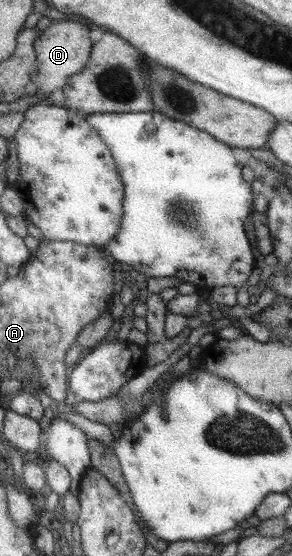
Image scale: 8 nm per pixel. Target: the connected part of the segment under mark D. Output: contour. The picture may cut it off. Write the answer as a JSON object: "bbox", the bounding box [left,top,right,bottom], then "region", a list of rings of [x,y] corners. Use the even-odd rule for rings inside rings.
{"bbox":[32,21,93,100],"region":[[[52,21],[40,36],[33,42],[36,57],[36,74],[32,74],[33,92],[40,100],[47,100],[48,96],[55,90],[61,89],[66,85],[68,77],[80,72],[88,62],[93,47],[90,38],[88,38],[90,28],[88,23],[81,24],[77,21]]]}

